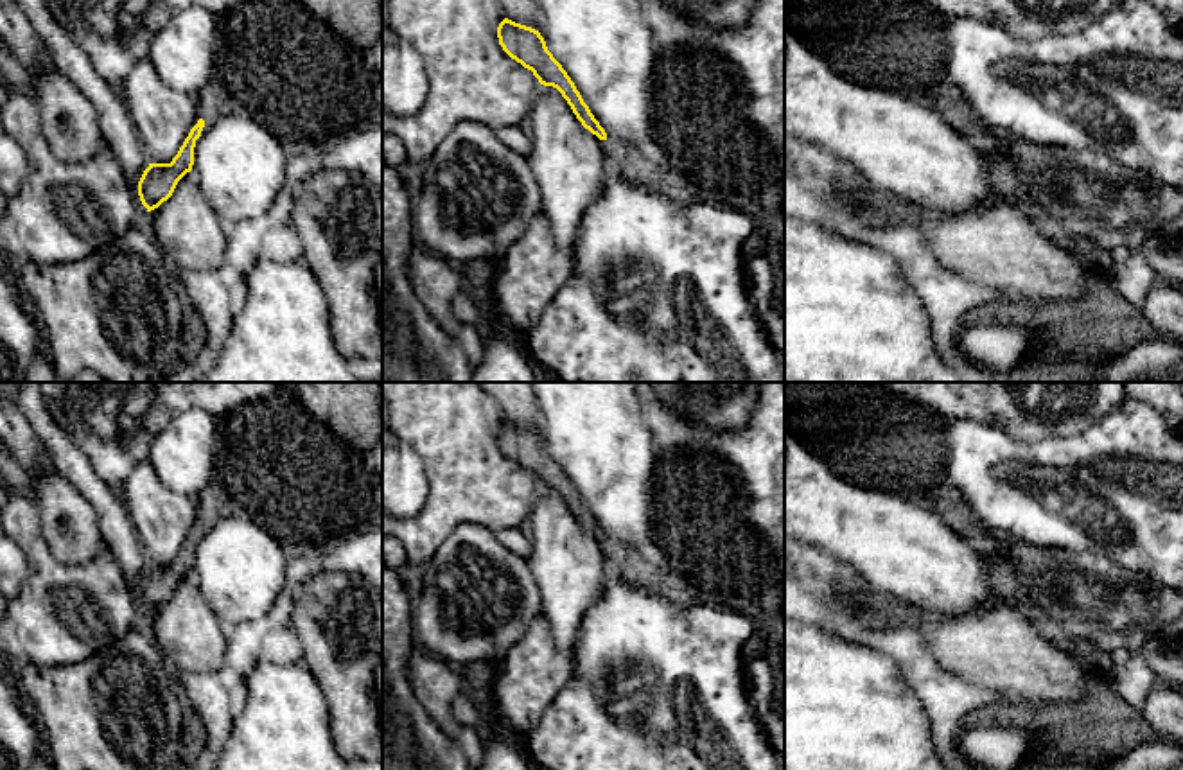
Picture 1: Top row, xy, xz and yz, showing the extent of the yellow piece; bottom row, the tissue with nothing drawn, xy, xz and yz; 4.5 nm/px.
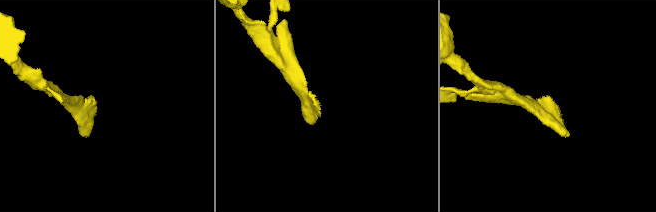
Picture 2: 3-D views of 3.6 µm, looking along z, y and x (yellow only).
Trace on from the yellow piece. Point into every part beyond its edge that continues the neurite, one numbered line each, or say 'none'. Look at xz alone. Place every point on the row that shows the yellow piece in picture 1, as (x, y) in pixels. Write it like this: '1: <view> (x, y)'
1: xz (616, 151)

